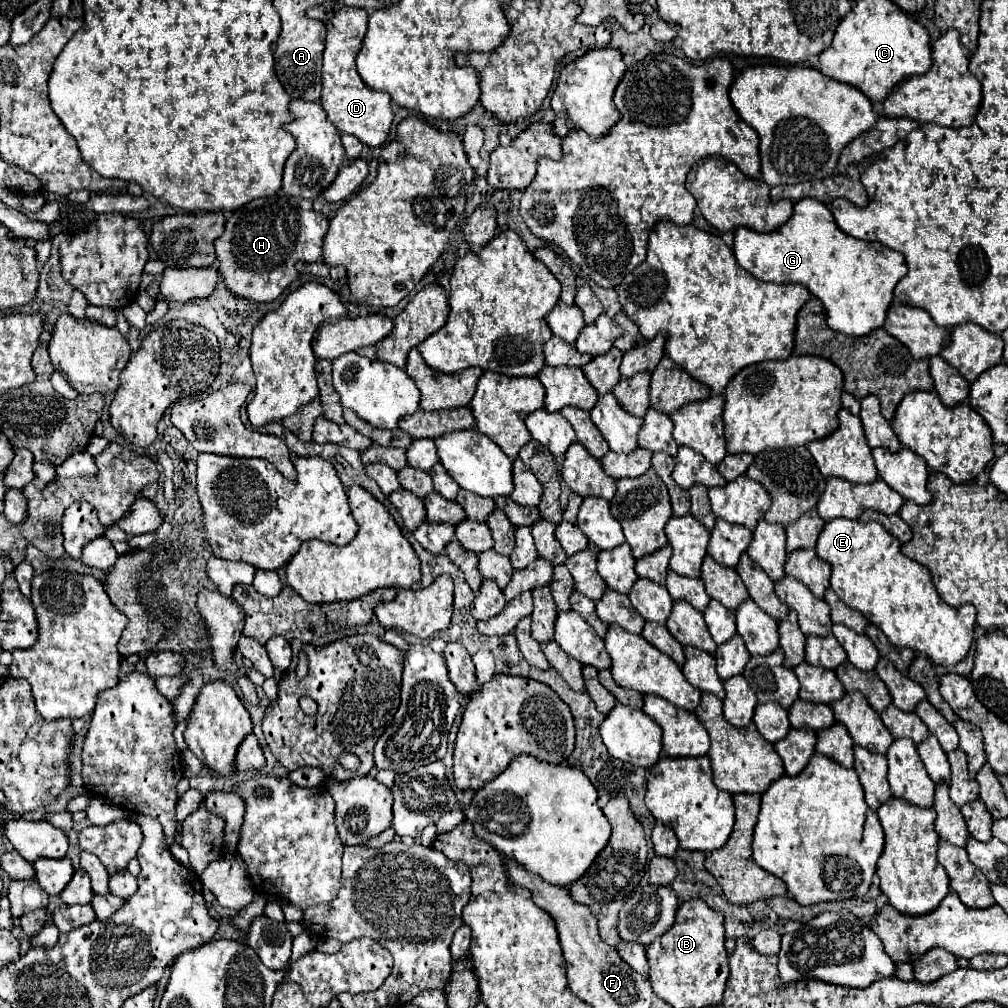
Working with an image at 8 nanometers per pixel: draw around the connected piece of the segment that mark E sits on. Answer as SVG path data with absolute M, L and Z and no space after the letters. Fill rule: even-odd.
M834 518L826 522L824 530L820 532L816 554L830 562L832 576L830 588L844 600L846 606L862 612L874 626L878 626L886 638L898 648L912 648L914 652L926 652L930 658L940 666L954 666L958 664L970 650L974 638L974 624L976 624L976 608L972 604L964 604L960 608L952 608L942 602L936 594L936 588L930 580L928 568L918 564L916 560L906 558L900 552L900 542L882 528L878 522L858 522L846 518Z

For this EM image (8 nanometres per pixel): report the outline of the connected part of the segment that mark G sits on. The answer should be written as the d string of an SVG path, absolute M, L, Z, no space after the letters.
M802 198L794 204L794 214L792 218L776 228L774 232L756 232L750 228L736 228L734 230L734 256L738 264L748 270L752 276L764 282L798 282L804 284L816 298L822 300L824 310L826 310L826 320L832 330L850 334L850 336L864 336L870 334L874 328L880 328L886 320L886 312L892 302L892 290L898 284L898 280L908 272L906 260L900 252L886 248L886 246L876 246L866 240L856 240L842 232L836 222L832 212L828 210L826 204L822 204L816 198Z

